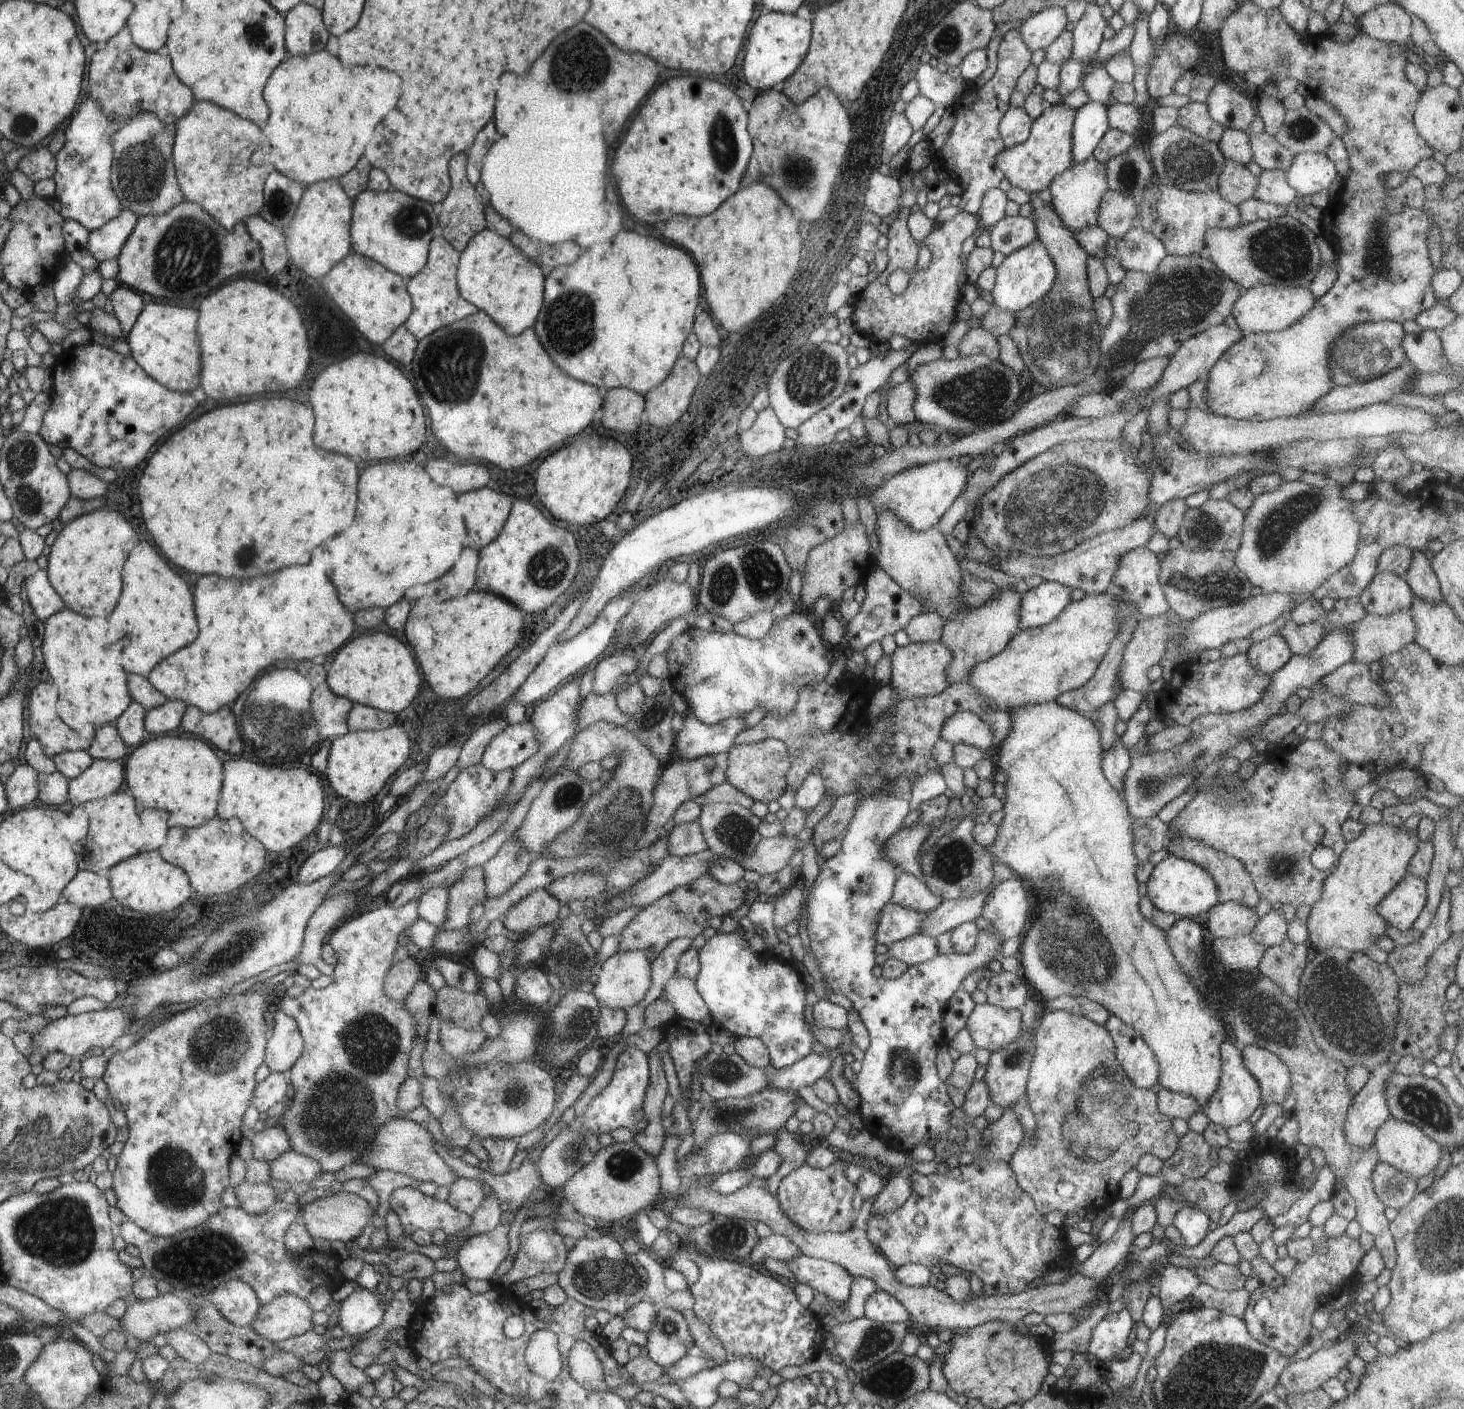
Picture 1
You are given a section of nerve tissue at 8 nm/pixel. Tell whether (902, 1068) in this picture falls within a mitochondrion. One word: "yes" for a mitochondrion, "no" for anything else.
yes

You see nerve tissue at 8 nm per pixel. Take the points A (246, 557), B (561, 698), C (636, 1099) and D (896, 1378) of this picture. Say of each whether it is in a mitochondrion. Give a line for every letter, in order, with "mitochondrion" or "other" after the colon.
A: mitochondrion
B: other
C: other
D: mitochondrion

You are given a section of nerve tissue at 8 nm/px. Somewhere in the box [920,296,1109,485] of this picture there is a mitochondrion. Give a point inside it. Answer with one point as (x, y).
(973, 396)

